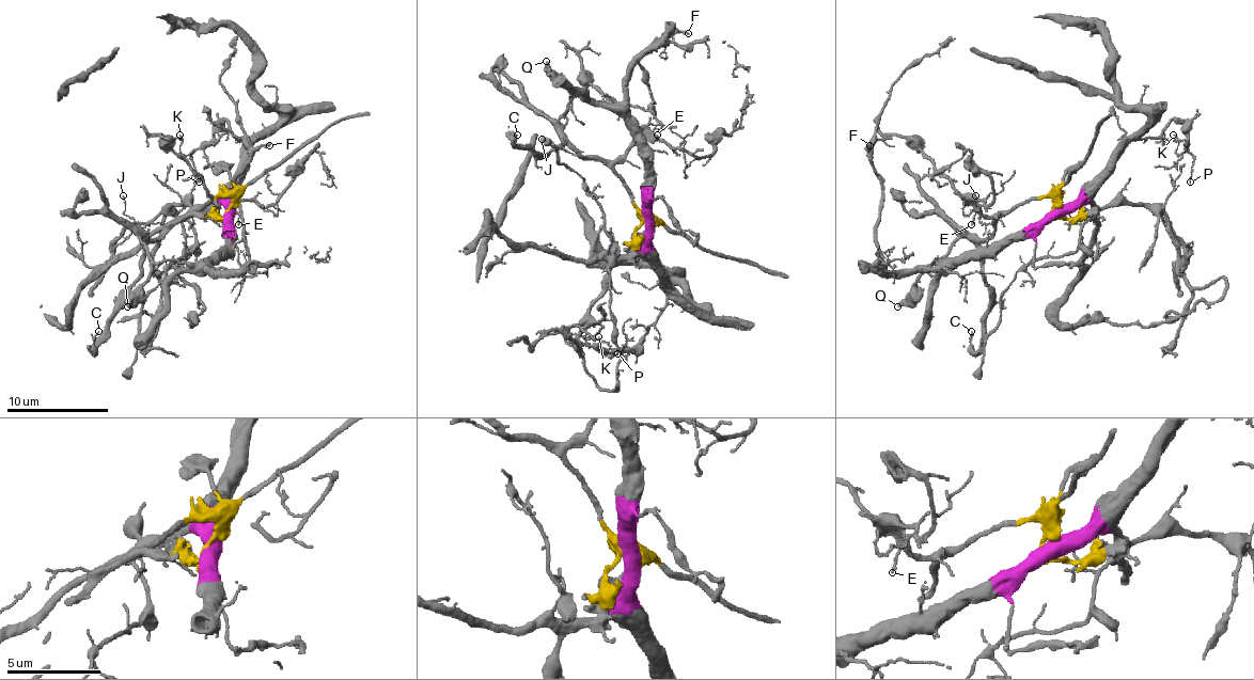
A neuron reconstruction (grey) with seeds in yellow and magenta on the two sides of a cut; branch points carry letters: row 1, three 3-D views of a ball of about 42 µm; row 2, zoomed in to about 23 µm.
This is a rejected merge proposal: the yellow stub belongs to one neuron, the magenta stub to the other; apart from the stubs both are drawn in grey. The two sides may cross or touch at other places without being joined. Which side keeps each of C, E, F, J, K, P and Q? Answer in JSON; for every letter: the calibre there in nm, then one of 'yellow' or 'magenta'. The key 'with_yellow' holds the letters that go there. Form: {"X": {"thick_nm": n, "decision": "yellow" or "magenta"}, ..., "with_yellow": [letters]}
{"C": {"thick_nm": 140, "decision": "yellow"}, "E": {"thick_nm": 100, "decision": "yellow"}, "F": {"thick_nm": 170, "decision": "magenta"}, "J": {"thick_nm": 90, "decision": "yellow"}, "K": {"thick_nm": 130, "decision": "magenta"}, "P": {"thick_nm": 120, "decision": "magenta"}, "Q": {"thick_nm": 400, "decision": "yellow"}, "with_yellow": ["C", "E", "J", "Q"]}

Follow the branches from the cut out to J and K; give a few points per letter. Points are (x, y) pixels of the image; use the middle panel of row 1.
J: (646, 218), (628, 188), (597, 160), (577, 157), (542, 140)
K: (646, 218), (646, 236), (667, 306), (630, 350), (597, 340), (600, 343), (597, 337)

